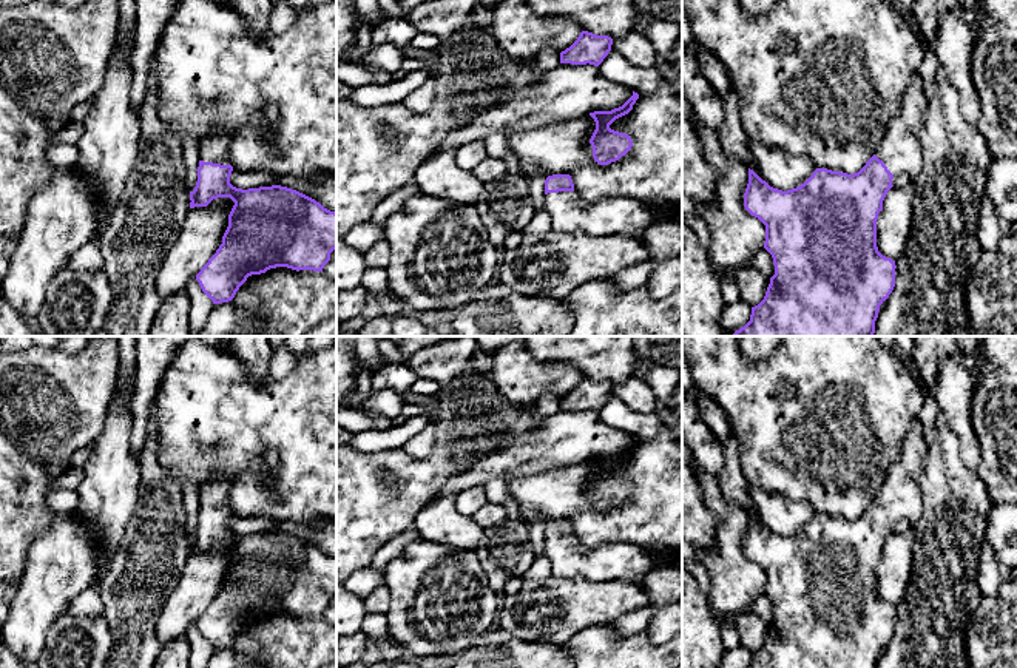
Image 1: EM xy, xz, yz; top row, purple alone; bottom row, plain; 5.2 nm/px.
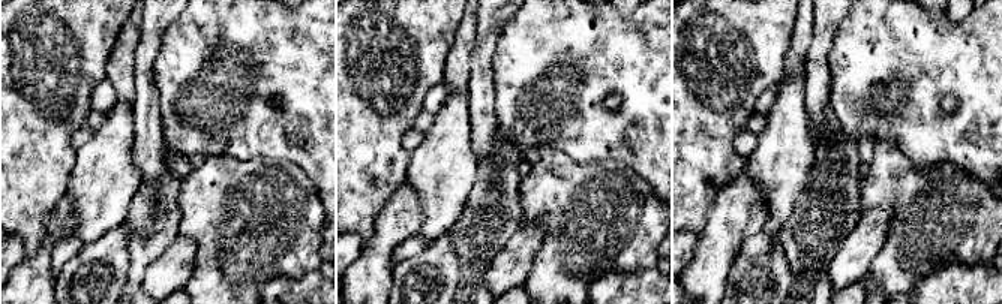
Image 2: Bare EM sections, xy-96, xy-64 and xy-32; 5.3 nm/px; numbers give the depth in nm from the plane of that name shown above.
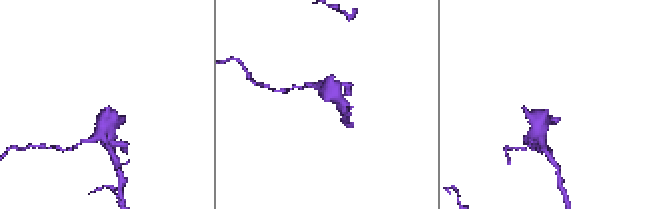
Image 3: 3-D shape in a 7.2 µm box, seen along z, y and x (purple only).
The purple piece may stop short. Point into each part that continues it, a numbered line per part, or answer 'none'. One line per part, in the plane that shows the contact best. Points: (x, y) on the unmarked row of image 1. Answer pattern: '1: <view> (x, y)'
1: xy (215, 495)

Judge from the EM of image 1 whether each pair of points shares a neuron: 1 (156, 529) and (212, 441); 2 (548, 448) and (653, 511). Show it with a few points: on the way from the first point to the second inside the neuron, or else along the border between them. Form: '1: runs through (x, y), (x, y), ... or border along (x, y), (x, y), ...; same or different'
1: border along (159, 458), (164, 471), (181, 489); different
2: border along (588, 458), (539, 472); different

